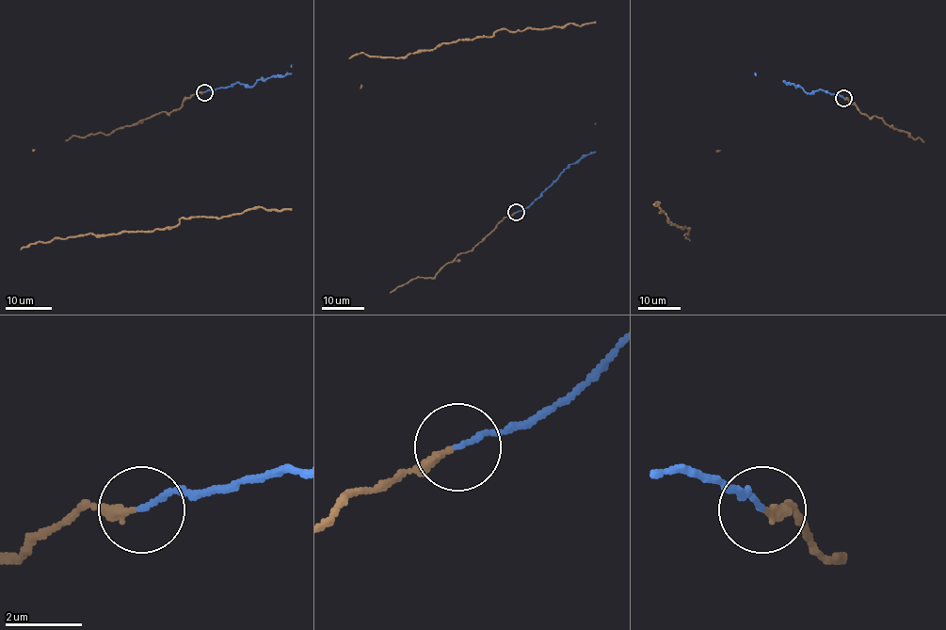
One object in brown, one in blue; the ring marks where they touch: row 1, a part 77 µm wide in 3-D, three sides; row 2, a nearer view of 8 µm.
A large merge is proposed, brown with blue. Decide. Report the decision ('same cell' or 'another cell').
same cell

